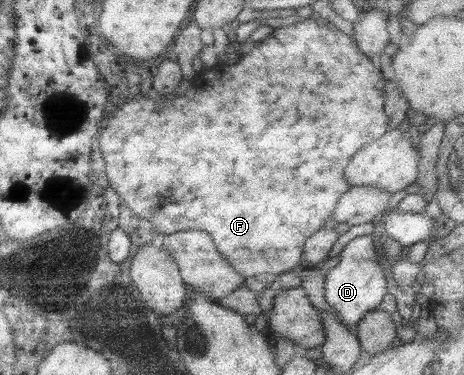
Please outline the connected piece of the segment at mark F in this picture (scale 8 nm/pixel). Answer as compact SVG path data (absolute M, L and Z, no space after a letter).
M316 16L301 19L295 26L289 28L275 28L265 40L261 40L245 58L235 64L221 66L219 72L217 63L214 67L196 73L187 92L181 98L171 98L167 104L151 102L149 98L135 98L127 104L121 104L113 110L105 120L99 136L99 150L105 160L105 176L111 190L135 216L145 218L151 224L155 233L171 234L179 230L201 230L211 236L217 252L229 263L229 266L243 278L258 274L273 274L296 270L302 261L302 246L305 239L321 226L329 224L329 218L334 204L349 188L343 180L343 168L349 158L365 144L377 140L387 130L387 116L383 114L383 78L379 70L357 50L355 42L335 30L331 24Z

